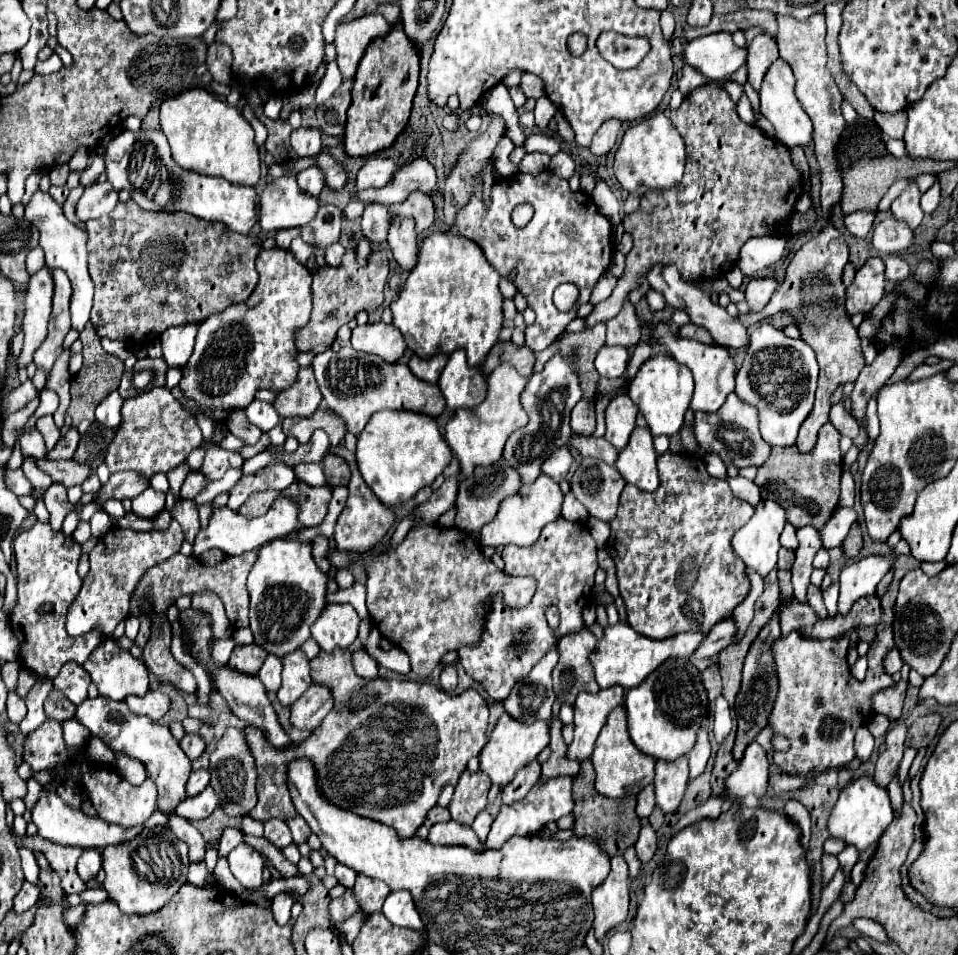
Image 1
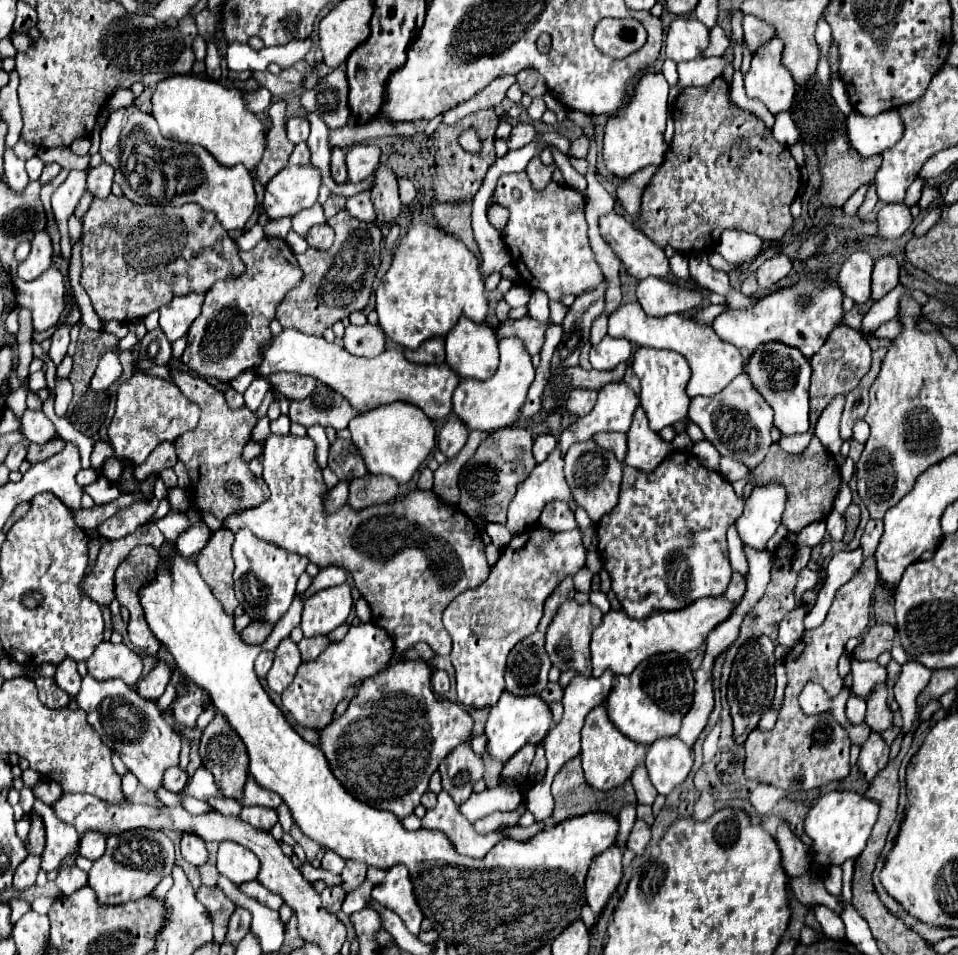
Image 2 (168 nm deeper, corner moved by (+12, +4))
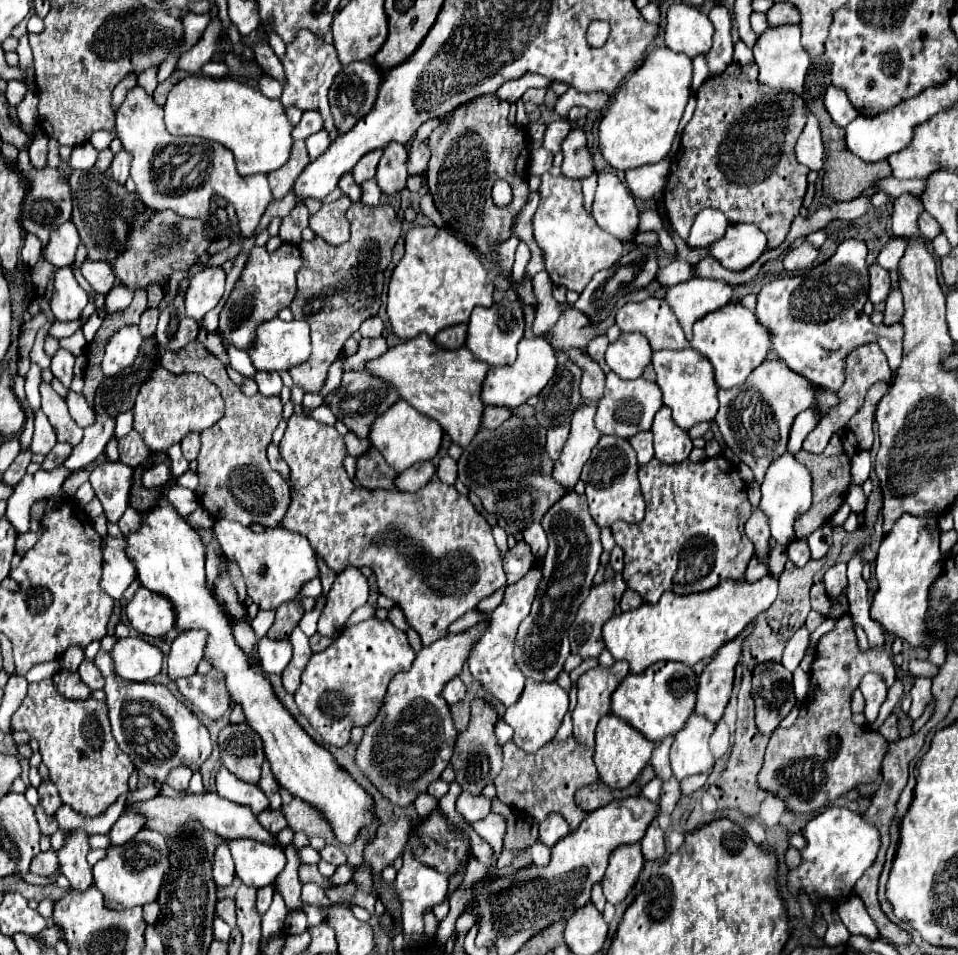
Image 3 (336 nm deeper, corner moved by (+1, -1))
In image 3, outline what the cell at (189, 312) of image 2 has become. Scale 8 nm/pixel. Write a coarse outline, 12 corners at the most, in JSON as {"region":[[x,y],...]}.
{"region":[[226,271],[196,273],[186,293],[186,313],[202,321],[222,299]]}

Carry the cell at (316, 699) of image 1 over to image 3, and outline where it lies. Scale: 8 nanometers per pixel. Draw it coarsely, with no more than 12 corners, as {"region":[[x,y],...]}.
{"region":[[390,619],[348,627],[294,693],[324,743],[344,747],[416,653]]}

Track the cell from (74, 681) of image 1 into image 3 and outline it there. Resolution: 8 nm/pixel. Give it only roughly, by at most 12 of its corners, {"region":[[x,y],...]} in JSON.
{"region":[[86,661],[78,667],[82,681],[92,691],[104,687],[94,661]]}

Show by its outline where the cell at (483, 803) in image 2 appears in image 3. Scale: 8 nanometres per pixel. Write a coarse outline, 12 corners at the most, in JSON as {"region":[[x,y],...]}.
{"region":[[462,791],[456,811],[468,823],[490,813],[490,799]]}

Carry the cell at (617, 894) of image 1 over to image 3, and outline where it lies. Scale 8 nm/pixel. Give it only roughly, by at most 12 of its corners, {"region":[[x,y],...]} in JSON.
{"region":[[640,843],[620,845],[602,879],[604,897],[616,905],[640,875]]}

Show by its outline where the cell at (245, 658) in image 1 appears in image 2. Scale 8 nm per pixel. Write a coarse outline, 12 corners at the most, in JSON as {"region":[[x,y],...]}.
{"region":[[251,622],[241,638],[245,644],[263,644],[273,628]]}

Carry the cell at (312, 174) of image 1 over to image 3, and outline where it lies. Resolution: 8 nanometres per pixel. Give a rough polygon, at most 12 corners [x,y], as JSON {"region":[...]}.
{"region":[[326,129],[306,139],[310,159],[320,157],[332,139]]}

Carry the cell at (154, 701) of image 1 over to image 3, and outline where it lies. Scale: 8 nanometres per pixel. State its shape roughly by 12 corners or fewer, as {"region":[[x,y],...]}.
{"region":[[206,629],[184,631],[172,641],[172,681],[196,673],[204,659]]}

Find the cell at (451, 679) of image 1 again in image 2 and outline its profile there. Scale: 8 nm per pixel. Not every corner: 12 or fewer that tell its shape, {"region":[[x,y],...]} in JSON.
{"region":[[435,670],[431,684],[443,696],[449,690],[445,670]]}

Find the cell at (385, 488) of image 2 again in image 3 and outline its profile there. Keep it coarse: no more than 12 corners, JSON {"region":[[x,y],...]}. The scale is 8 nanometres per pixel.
{"region":[[418,461],[398,475],[396,489],[414,493],[436,473],[434,461]]}

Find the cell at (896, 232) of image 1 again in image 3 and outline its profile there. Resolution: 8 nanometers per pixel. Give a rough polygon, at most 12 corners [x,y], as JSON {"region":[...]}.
{"region":[[926,211],[920,215],[920,231],[934,239],[942,229]]}

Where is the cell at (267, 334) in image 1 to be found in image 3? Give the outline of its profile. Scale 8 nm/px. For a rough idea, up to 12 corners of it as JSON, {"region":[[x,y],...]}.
{"region":[[254,247],[220,335],[246,351],[296,295],[300,249]]}

